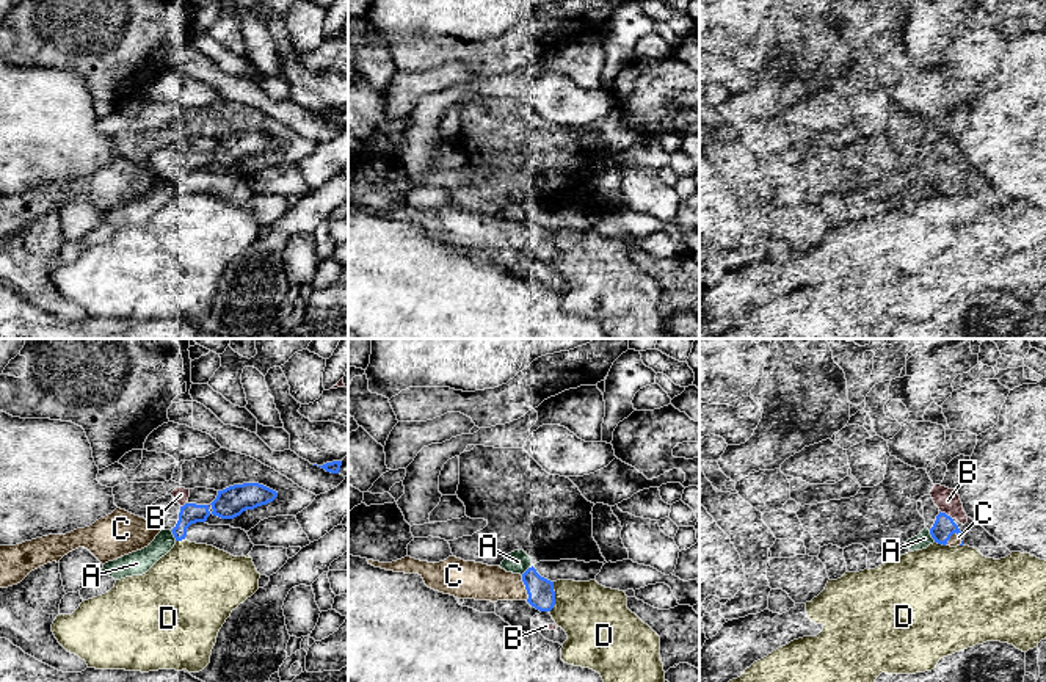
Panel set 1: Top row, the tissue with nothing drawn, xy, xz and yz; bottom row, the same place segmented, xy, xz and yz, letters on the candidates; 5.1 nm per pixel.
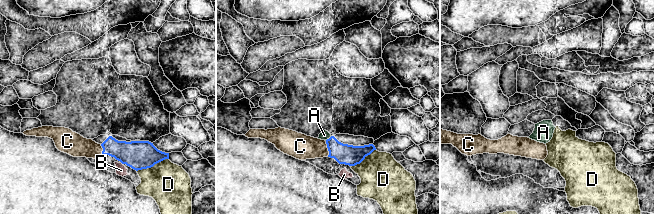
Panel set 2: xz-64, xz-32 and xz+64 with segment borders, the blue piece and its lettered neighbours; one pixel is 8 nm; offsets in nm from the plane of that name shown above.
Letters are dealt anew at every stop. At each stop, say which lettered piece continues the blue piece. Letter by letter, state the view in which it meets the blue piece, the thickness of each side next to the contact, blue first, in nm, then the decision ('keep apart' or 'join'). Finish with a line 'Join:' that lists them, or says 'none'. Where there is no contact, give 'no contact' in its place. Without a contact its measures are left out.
A: contact in yz; calibres 110 and 80 nm; keep apart
B: contact in yz; calibres 110 and 120 nm; keep apart
C: contact in xz; calibres 140 and 190 nm; join
D: contact in xz; calibres 140 and 340 nm; keep apart
Join: C

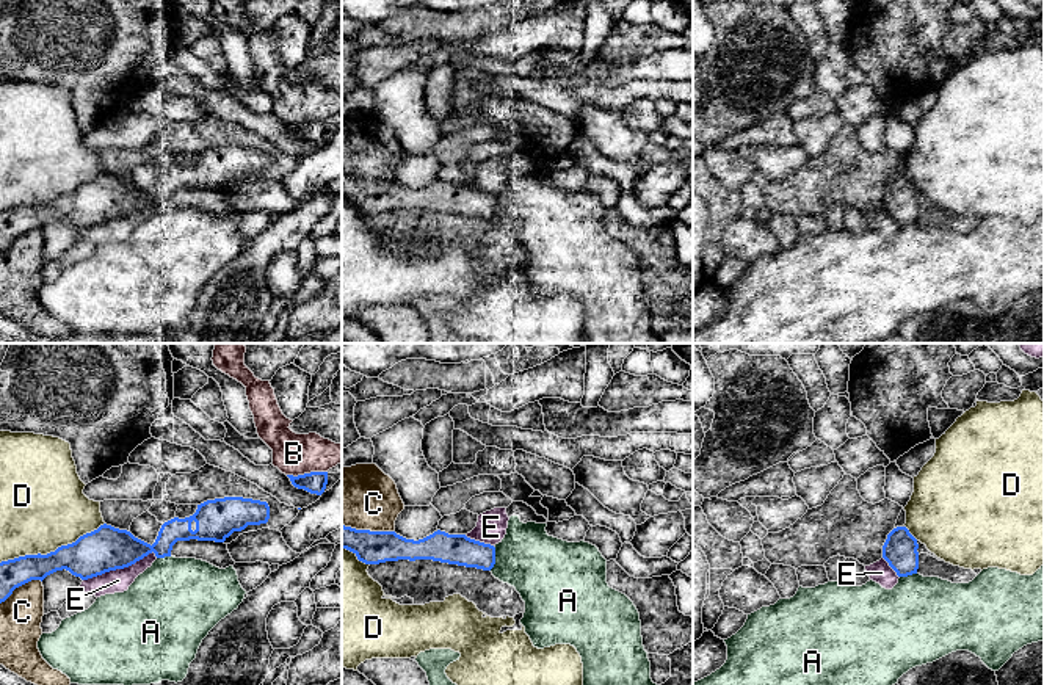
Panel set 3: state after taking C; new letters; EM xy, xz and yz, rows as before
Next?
A: contact in xz; calibres 160 and 340 nm; keep apart
B: contact in xy; calibres 110 and 220 nm; keep apart
C: contact in xz; calibres 180 and 320 nm; keep apart
D: contact in xy; calibres 220 and 440 nm; keep apart
E: contact in xy; calibres 220 and 120 nm; keep apart
Join: none

